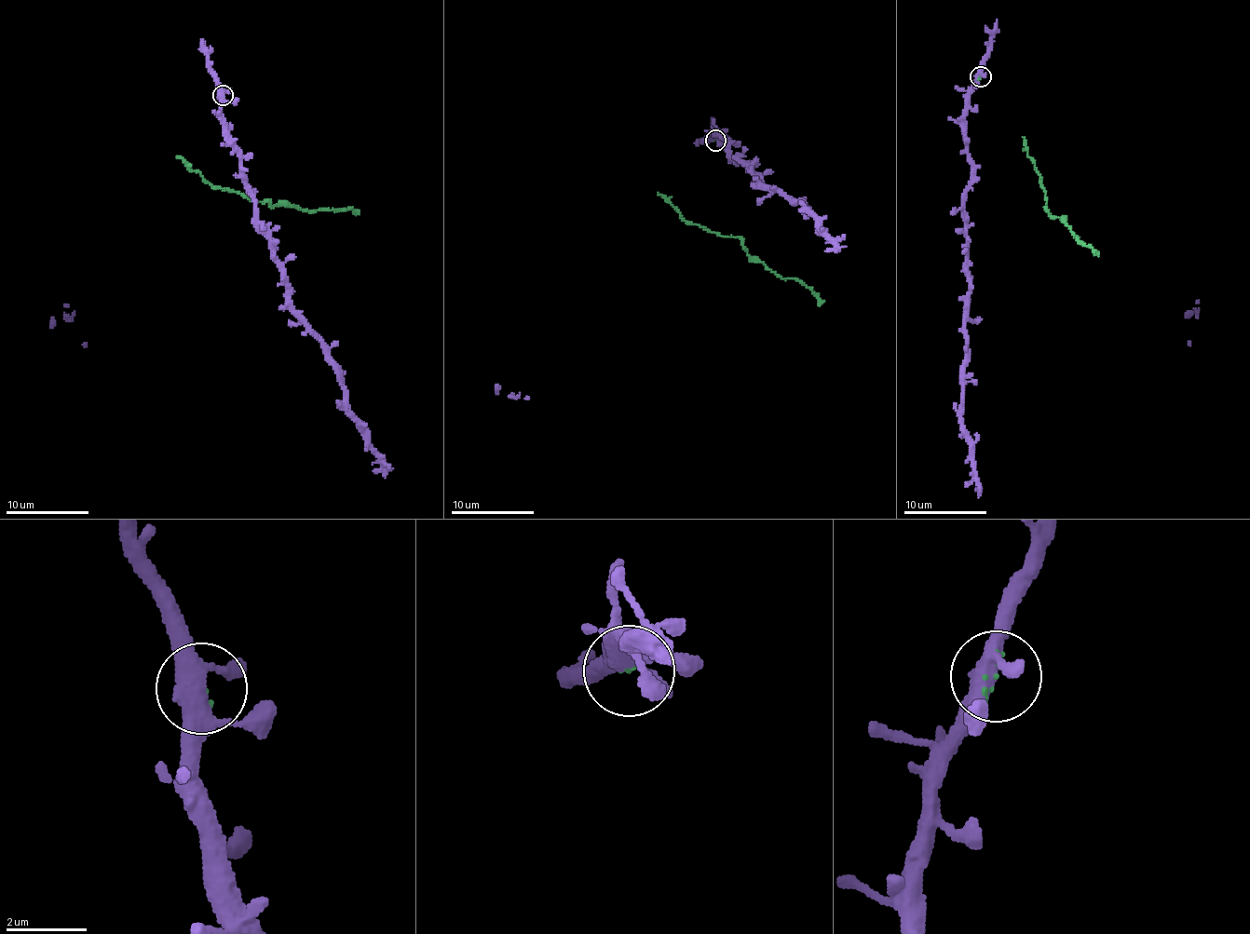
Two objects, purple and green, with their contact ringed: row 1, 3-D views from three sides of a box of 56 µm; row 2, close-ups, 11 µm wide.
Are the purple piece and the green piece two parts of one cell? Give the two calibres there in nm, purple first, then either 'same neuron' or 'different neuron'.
calibres 400 and 60 nm; same neuron

